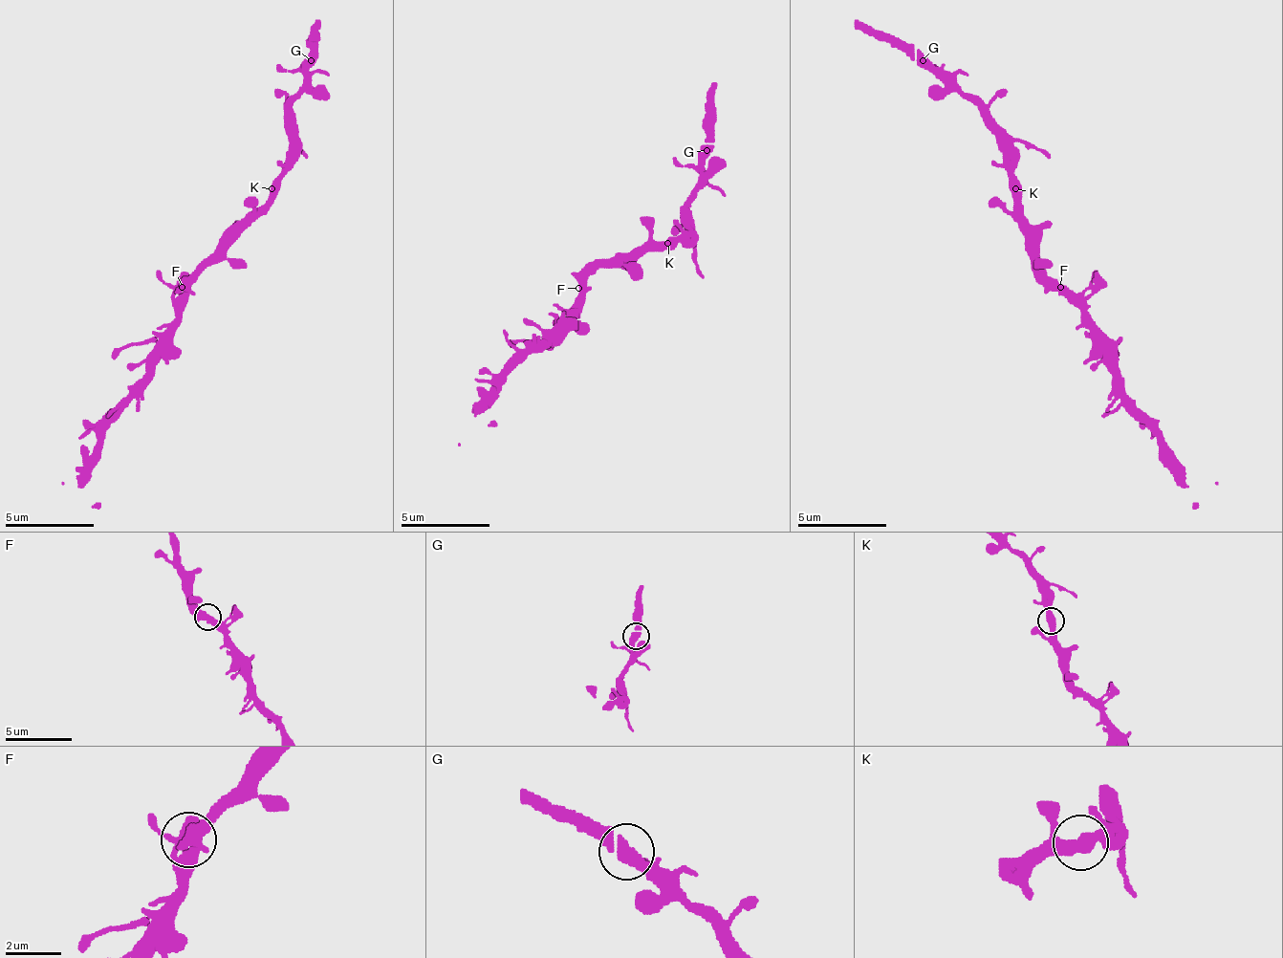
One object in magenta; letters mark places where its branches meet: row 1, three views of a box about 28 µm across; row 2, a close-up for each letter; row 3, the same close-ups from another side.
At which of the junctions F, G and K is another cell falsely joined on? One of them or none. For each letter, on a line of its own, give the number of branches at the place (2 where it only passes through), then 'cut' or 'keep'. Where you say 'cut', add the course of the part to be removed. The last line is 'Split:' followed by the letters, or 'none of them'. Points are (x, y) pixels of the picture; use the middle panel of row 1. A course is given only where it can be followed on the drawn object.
F: 2 | keep
G: 2 | keep
K: 2 | keep
Split: none of them

